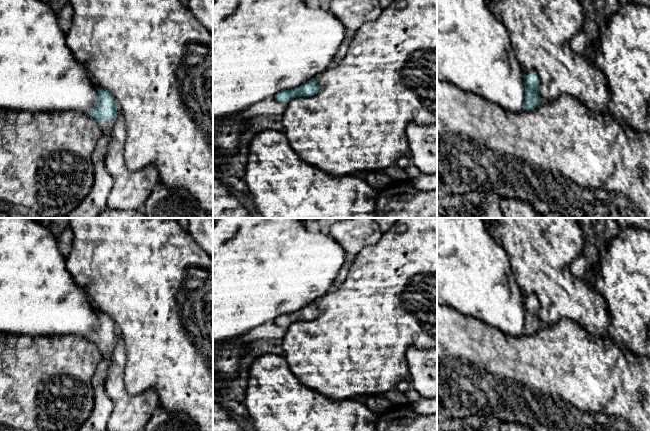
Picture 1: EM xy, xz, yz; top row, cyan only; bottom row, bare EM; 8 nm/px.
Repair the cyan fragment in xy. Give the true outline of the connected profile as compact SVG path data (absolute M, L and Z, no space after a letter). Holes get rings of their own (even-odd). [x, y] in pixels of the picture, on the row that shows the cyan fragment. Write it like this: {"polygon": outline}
{"polygon": "M98 88L98 100L88 112L103 131L93 153L94 182L89 194L67 215L53 218L97 218L106 209L107 199L113 187L113 178L105 167L105 156L112 138L112 131L117 118L117 104L114 96L106 89Z"}

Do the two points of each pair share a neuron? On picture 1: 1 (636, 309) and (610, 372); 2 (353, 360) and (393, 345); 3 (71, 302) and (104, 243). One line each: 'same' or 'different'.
1: different
2: same
3: different

